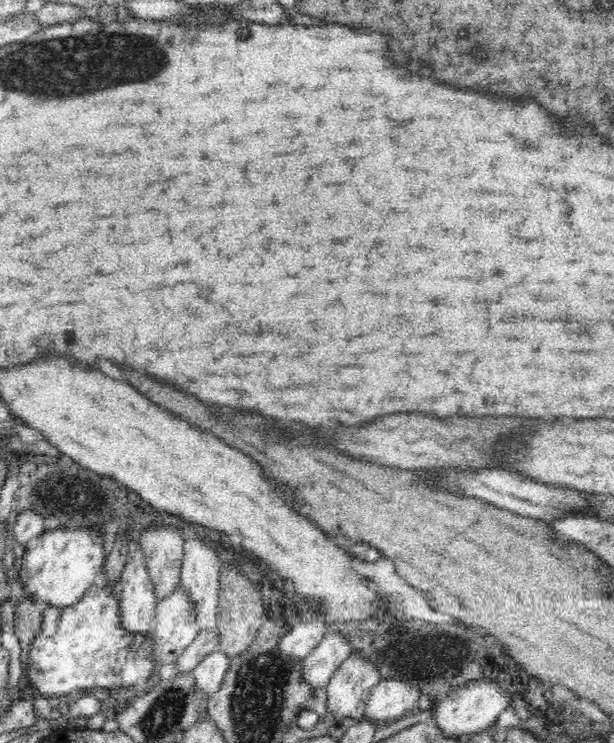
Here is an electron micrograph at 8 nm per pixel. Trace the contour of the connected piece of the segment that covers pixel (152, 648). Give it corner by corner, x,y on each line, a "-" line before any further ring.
121,580
118,581
109,581
106,586
100,586
100,584
96,584
96,586
92,586
90,591
86,592
86,595
82,597
82,600
76,602
76,604
67,605
66,608
61,608
60,606
54,604
46,603
46,608
44,610
44,616
42,618
41,631
35,636
34,640
32,640
31,648
29,650
30,660
28,662
28,678
30,679
30,684
36,688
37,692
42,695
48,696
58,696
59,698
66,698
72,690
78,688
82,691
88,692
98,692
98,690
107,690
108,688
132,688
132,686
138,686
138,684
148,684
148,682
152,682
152,678
154,678
154,674
156,674
156,670
158,667
162,665
162,661
159,660
157,656
158,649
155,645
155,636
153,628
150,628
148,631
140,632
137,634
136,632
130,631
124,625
124,614
122,609
123,602
123,590
121,587

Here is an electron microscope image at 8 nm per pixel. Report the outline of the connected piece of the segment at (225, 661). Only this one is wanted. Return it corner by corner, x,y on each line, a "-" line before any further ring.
218,648
204,656
202,662
194,668
194,675
202,687
202,691
208,691
208,694
218,690
219,684
228,672
231,656
224,648

